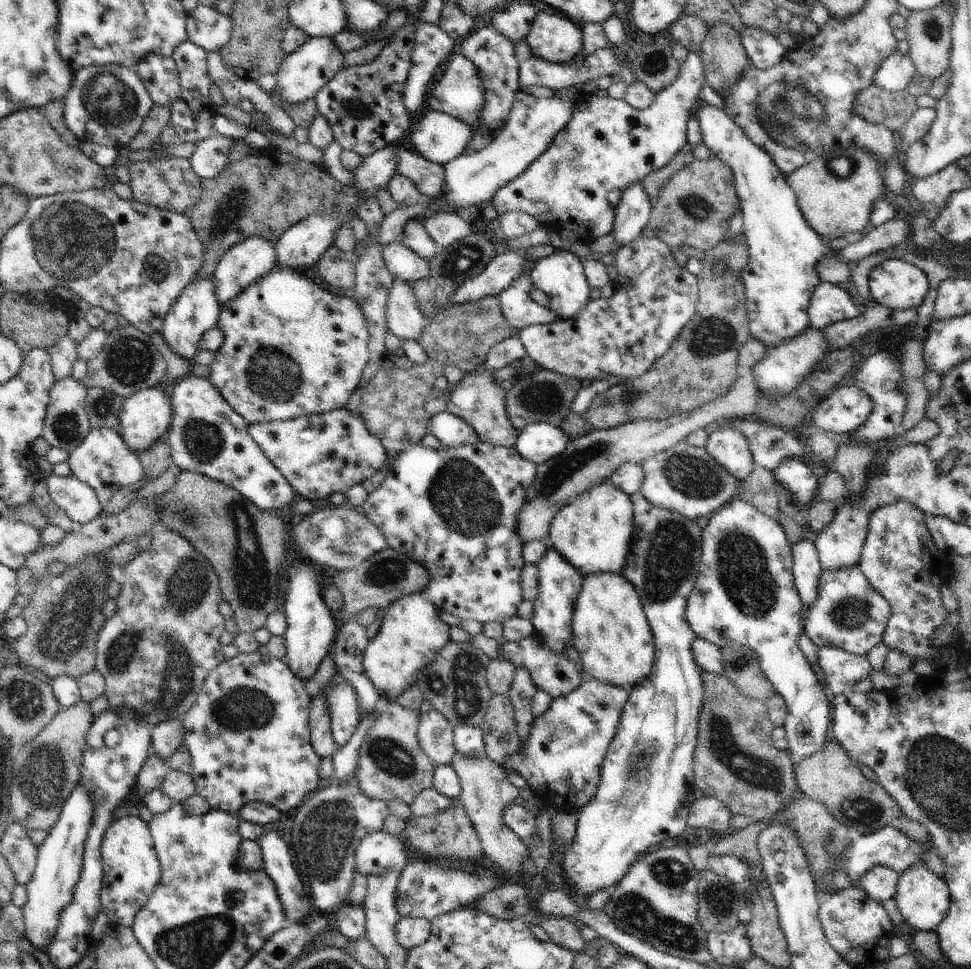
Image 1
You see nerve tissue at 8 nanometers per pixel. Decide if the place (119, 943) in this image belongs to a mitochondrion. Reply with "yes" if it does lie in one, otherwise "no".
no

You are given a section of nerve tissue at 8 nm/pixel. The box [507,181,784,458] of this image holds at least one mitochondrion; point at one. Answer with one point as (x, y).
(711, 336)

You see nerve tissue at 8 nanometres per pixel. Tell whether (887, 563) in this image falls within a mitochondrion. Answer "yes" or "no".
yes

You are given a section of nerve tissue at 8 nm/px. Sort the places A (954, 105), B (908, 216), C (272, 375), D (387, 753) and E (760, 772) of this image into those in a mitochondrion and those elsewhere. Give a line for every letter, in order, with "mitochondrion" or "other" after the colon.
A: other
B: other
C: mitochondrion
D: mitochondrion
E: mitochondrion

